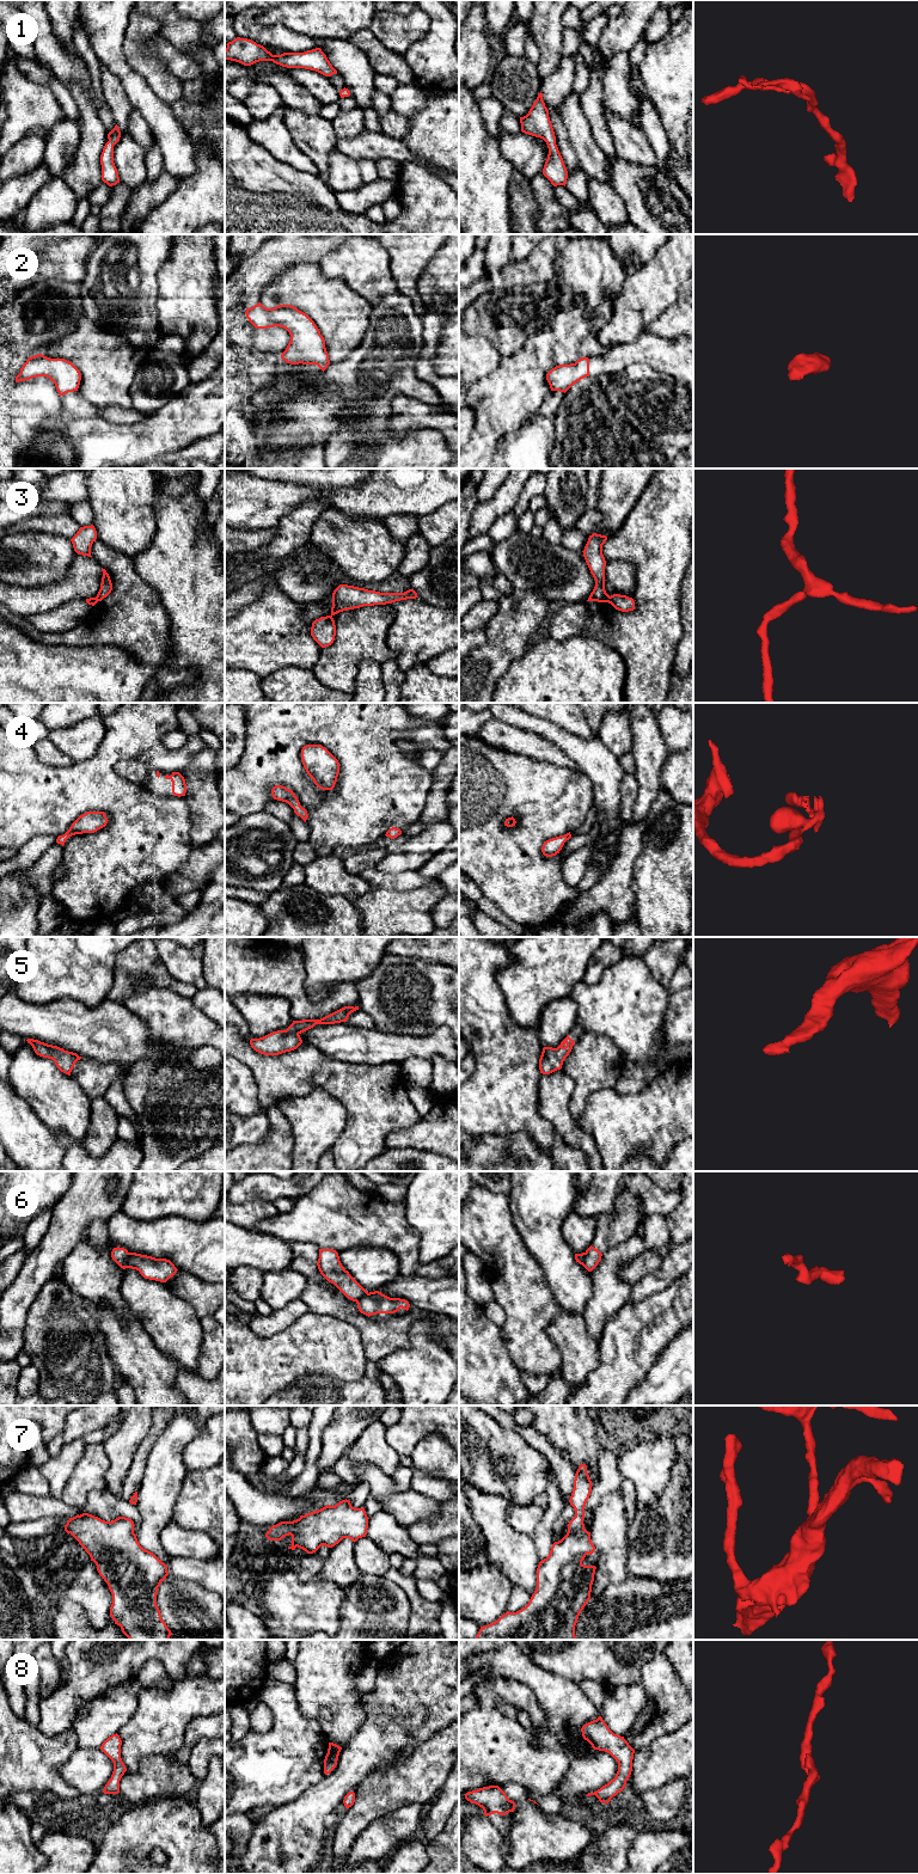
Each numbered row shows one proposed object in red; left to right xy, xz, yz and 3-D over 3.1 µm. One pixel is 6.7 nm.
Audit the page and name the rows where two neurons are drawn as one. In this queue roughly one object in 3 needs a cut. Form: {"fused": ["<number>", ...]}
{"fused": ["3", "6"]}

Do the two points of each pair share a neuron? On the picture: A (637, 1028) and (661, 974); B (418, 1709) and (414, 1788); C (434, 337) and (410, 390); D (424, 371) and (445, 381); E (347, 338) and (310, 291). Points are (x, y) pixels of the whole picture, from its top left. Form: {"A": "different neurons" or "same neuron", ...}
{"A": "different neurons", "B": "different neurons", "C": "different neurons", "D": "same neuron", "E": "same neuron"}

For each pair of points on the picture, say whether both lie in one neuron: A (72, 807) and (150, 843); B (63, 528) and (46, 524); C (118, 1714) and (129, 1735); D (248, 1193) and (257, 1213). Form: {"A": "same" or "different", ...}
{"A": "same", "B": "same", "C": "different", "D": "different"}

